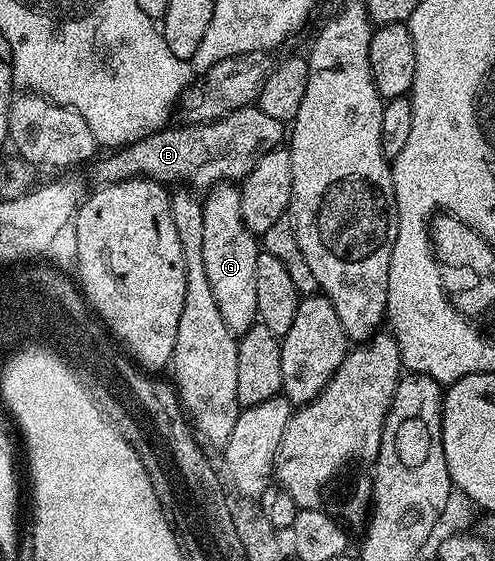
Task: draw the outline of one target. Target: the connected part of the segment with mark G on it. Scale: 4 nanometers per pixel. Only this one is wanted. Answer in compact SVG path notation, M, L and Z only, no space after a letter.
M217 183L209 188L202 199L204 208L204 273L208 273L208 285L212 285L212 297L216 297L216 309L224 317L224 325L235 337L240 337L254 326L256 309L256 257L260 243L244 225L240 213L240 190L234 183Z

